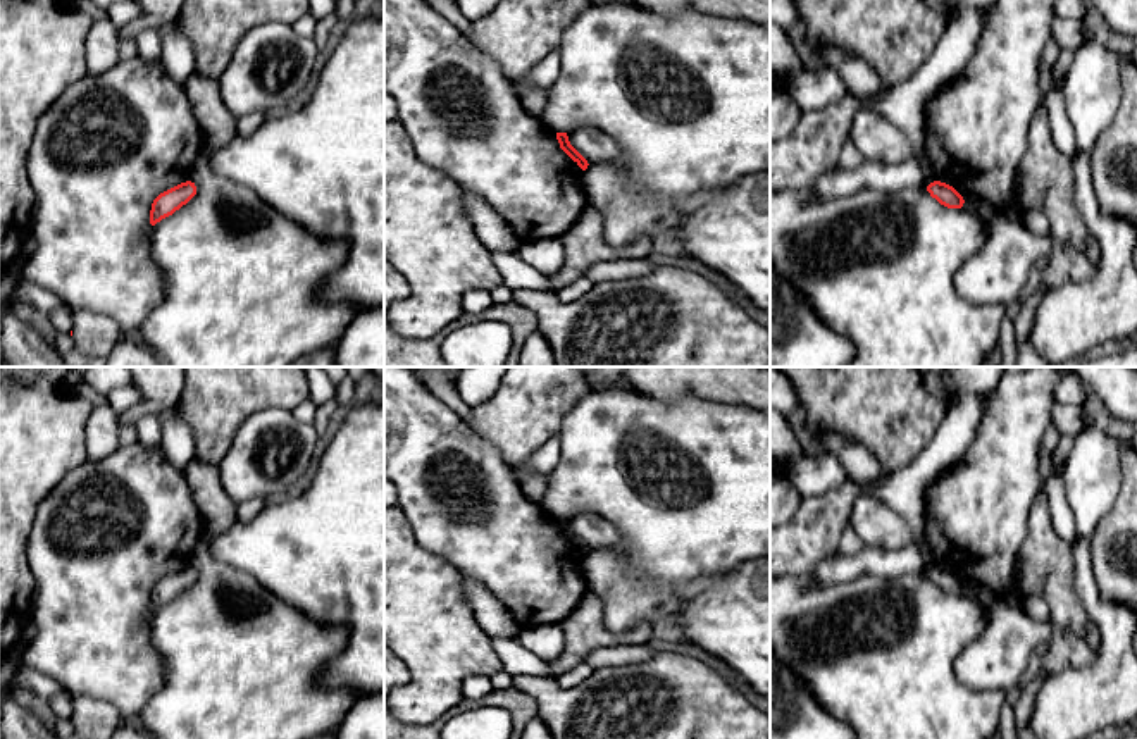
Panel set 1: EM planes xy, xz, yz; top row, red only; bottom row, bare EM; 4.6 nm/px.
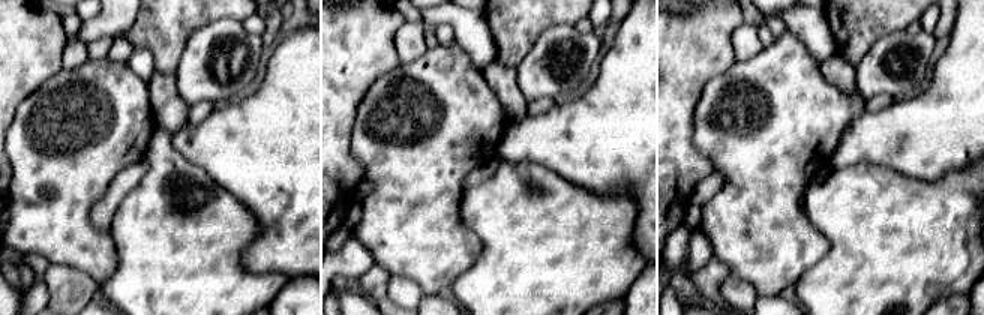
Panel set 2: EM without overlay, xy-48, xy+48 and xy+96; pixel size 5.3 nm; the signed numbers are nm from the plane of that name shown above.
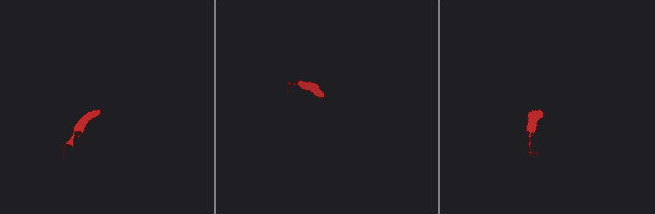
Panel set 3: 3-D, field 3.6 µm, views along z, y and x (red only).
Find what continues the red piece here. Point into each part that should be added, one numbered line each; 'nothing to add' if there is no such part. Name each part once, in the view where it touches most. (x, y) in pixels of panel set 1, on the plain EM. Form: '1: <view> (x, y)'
1: xy (92, 719)

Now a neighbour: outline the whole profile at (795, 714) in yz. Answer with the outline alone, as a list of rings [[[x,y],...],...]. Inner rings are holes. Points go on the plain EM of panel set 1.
[[[770,653],[770,739],[853,737],[853,727],[829,715],[808,686]]]

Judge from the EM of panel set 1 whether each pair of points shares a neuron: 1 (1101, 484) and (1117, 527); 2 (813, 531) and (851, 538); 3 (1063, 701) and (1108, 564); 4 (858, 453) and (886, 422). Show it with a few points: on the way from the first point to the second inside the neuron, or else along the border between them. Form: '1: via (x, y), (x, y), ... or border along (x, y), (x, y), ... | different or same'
1: border along (1118, 491), (1113, 509), (1098, 524), (1089, 540) | different
2: border along (848, 521), (838, 550) | different
3: border along (1089, 552), (1096, 589), (1118, 603) | different
4: border along (826, 431), (858, 441), (888, 472) | different

